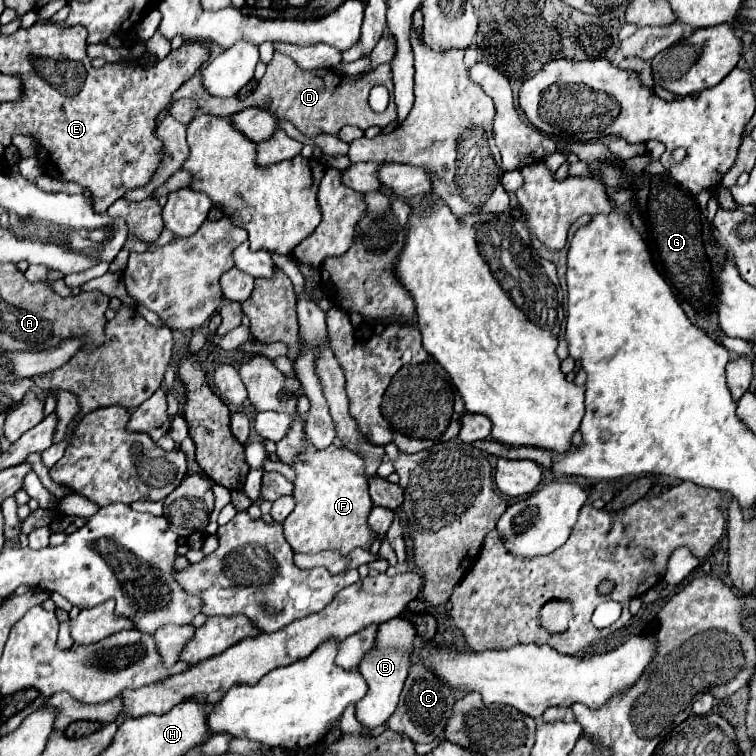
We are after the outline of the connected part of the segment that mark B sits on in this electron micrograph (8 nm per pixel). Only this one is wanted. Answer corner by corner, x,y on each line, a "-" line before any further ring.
397,616
393,620
387,620
379,624
377,628
377,640
367,652
359,664
359,672
363,674
369,690
365,698
361,698
355,708
357,708
357,720
369,728
381,726
387,722
387,718
395,712
399,694
403,688
403,682
407,678
409,666
411,666
411,656
415,652
415,640
417,640
417,630
415,624
403,616

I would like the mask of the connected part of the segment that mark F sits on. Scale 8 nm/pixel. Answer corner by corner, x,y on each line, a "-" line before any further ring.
299,418
295,422
295,426
291,428
291,432
287,434
285,440
277,442
277,456
281,462
293,466
293,470
297,472
295,478
295,510
287,516
287,520
283,522
285,526
285,538
291,546
291,550
297,552
305,552
305,554
317,554
321,550
333,550
337,548
341,554
351,552
353,548
361,546
361,548
371,548
373,544
373,532
367,524
367,514
373,506
369,492
367,492
367,476
363,472
363,460
353,454
353,452
343,452
337,446
329,446
325,450
315,450
313,446
309,446
303,440
303,420

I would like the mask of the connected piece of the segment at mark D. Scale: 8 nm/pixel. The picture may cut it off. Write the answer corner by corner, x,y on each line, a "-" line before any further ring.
283,52
273,54
273,60
267,64
267,72
265,76
259,80
255,92
251,96
247,96
245,100
239,100
237,96
231,96
229,100
221,100
217,96
209,96
209,92
205,92
205,88
201,88
201,76
195,74
193,78
189,78
175,94
173,100
179,98
195,98
201,106
201,110
205,114
215,114
215,116
227,116
231,118
233,114
257,106
257,108
265,108
275,112
281,120
289,120
299,132
303,132
309,138
315,138
319,134
331,134
337,136
339,130
343,126
357,126
361,130
367,130
369,126
387,126
389,122
393,122
397,118
397,108
395,102
391,100
387,110
377,114
369,108
367,98
369,98
369,90
377,84
387,86
389,94
393,94
393,80
391,80
391,66
389,64
381,64
375,70
363,74
363,76
343,76
337,74
335,70
301,70
293,58
285,56

